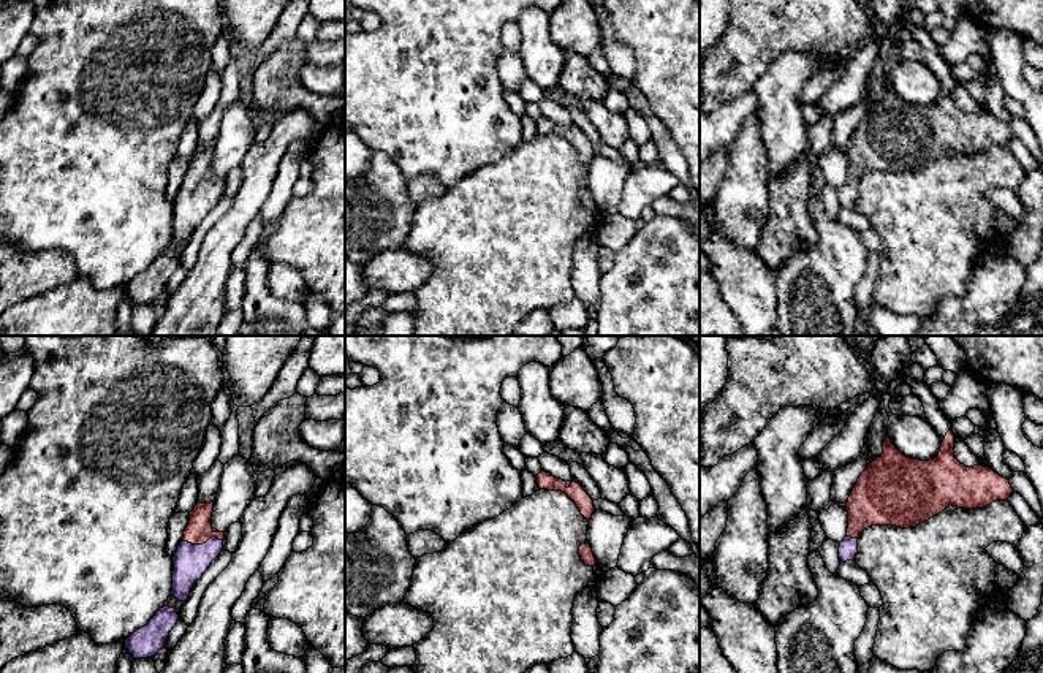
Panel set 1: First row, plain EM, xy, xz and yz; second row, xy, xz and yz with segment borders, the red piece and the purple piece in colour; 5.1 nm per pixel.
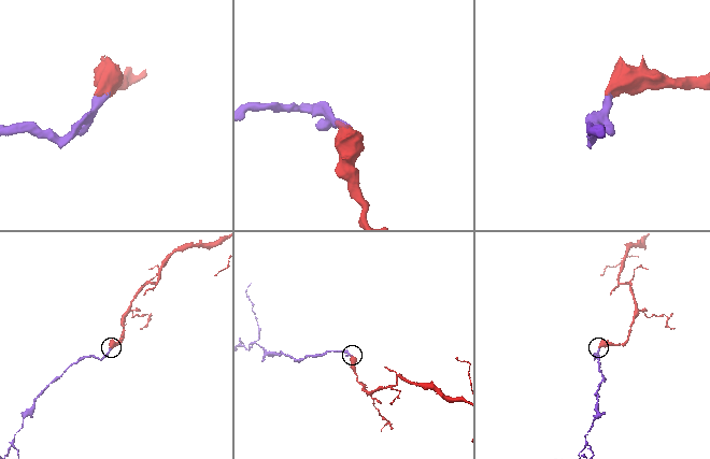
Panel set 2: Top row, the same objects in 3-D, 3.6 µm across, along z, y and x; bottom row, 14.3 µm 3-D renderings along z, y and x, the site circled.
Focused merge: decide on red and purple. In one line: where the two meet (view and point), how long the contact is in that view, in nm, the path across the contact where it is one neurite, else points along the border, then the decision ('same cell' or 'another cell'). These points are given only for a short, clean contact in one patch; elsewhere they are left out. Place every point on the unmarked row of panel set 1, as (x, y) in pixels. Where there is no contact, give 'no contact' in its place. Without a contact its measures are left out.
contact xy (201, 189); length 200 nm; way xy (198, 176), (201, 189), (190, 206); same cell

